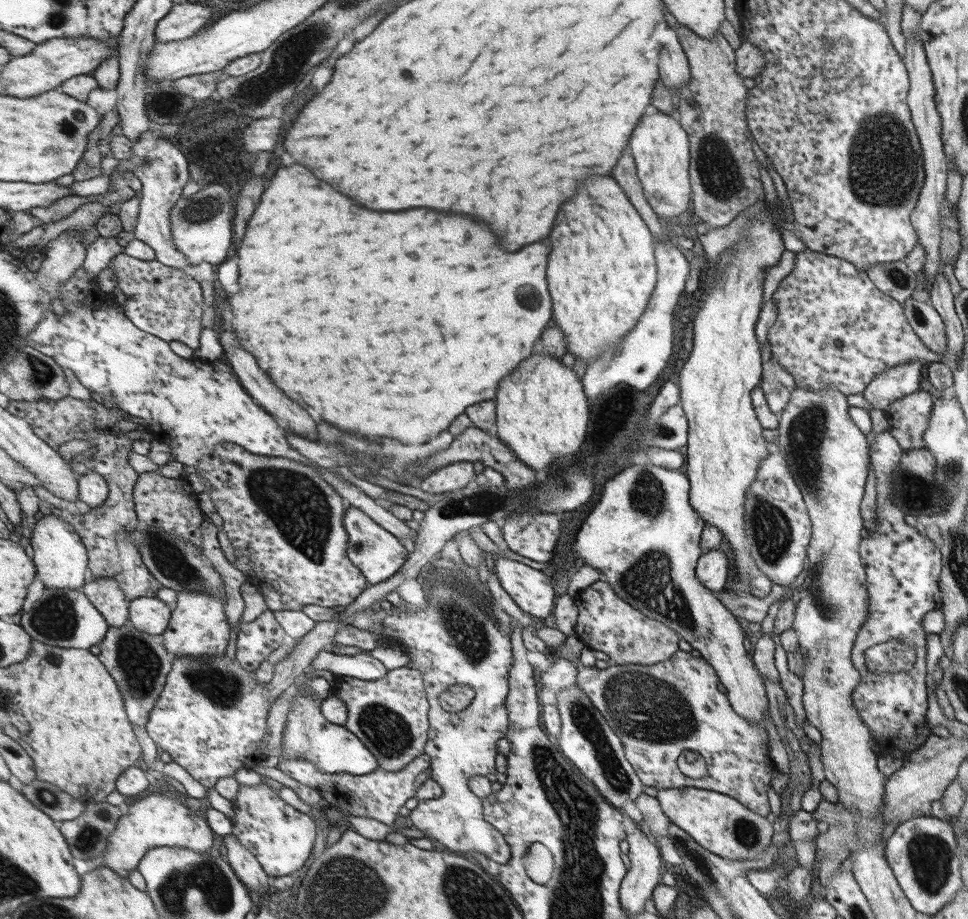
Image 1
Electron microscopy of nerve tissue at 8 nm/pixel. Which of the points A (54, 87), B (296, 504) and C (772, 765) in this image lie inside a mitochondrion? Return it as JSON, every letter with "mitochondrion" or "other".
{"A":"other","B":"mitochondrion","C":"other"}

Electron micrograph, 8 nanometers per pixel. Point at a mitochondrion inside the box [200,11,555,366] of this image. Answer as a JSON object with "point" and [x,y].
{"point":[290,57]}

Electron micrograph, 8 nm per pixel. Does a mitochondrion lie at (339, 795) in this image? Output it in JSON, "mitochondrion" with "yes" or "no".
{"mitochondrion":"no"}

